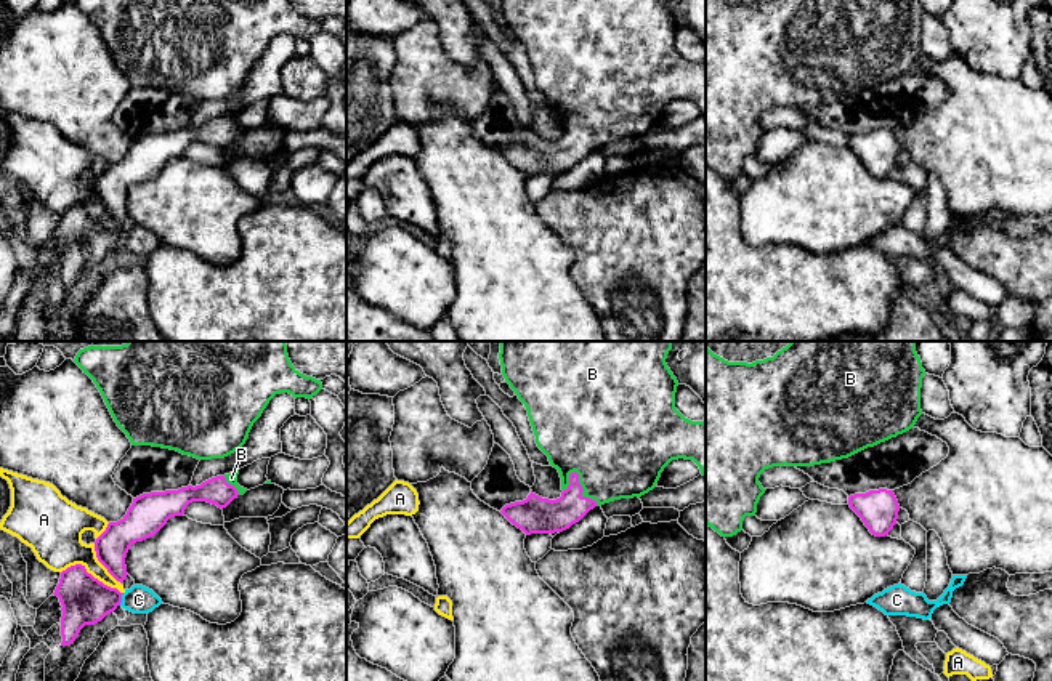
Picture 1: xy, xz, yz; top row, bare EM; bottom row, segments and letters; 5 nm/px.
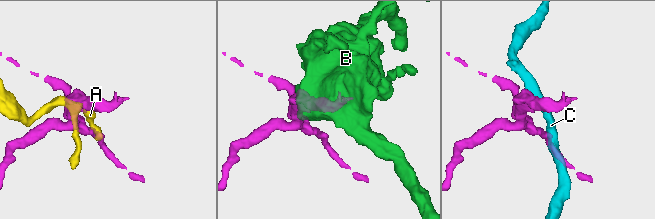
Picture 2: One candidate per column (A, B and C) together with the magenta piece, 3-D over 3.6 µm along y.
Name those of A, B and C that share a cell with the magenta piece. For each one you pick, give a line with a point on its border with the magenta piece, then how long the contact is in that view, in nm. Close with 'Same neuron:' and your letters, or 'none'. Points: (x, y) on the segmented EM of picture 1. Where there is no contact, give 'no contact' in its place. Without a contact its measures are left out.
B: meets magenta in xz at (582, 489); contact 220 nm long
Same neuron: B

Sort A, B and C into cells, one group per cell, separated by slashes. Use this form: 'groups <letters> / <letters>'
groups A / B / C

